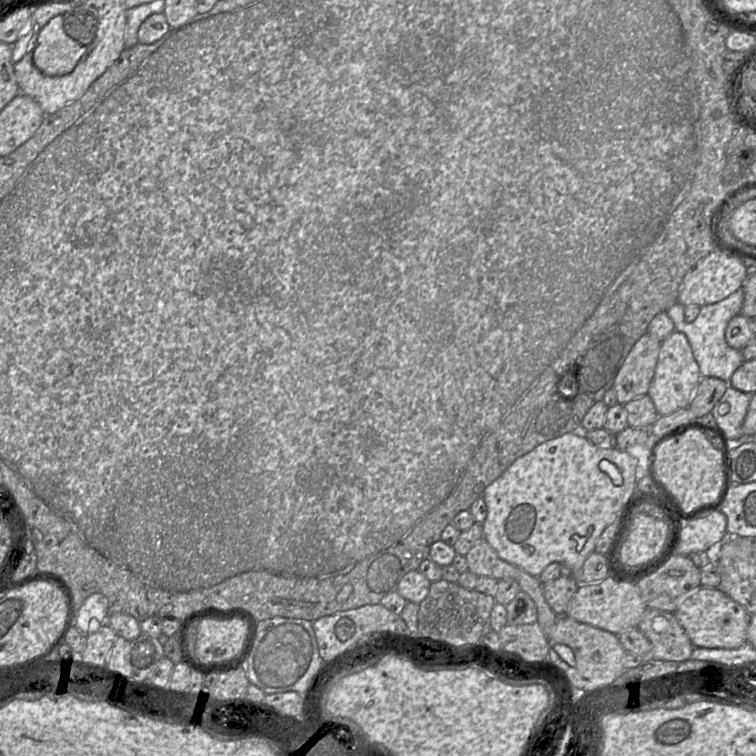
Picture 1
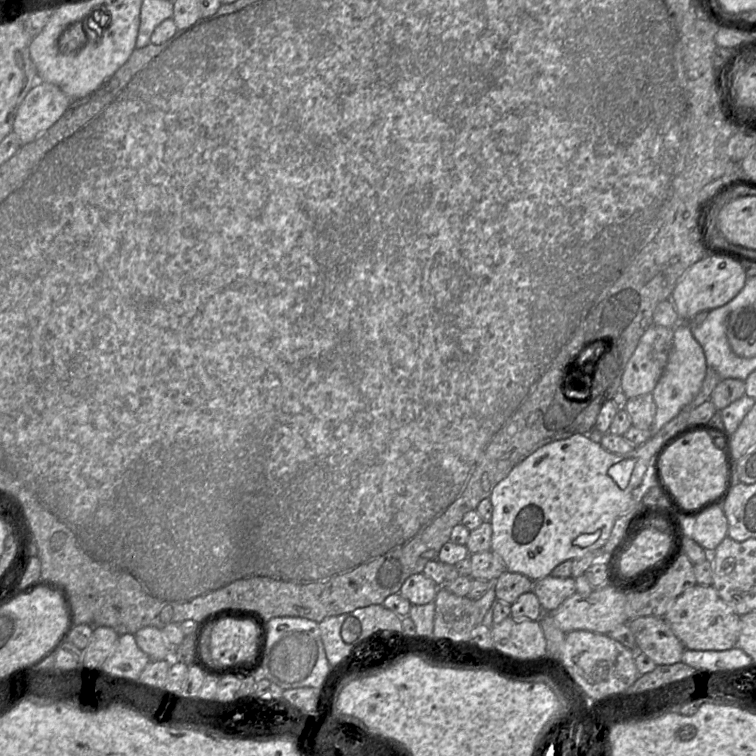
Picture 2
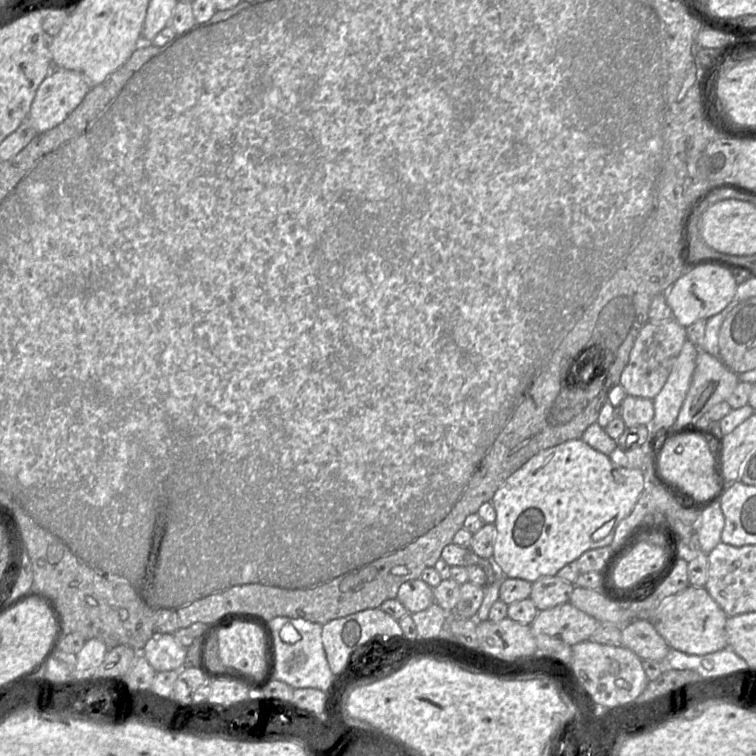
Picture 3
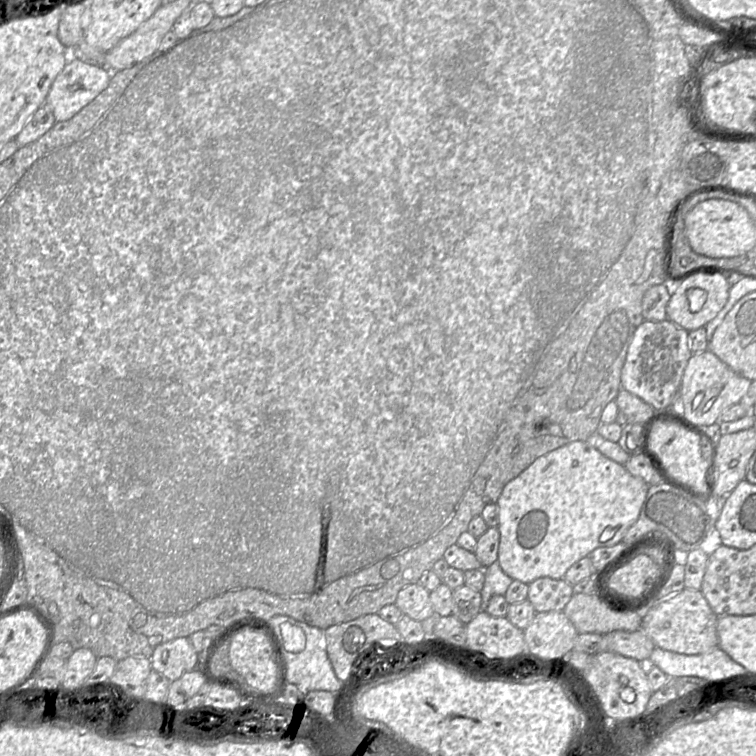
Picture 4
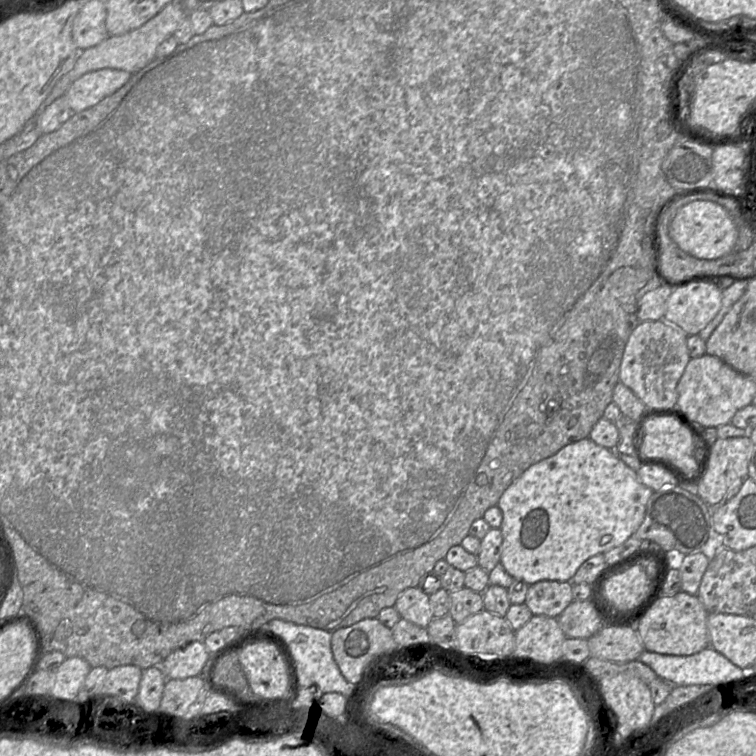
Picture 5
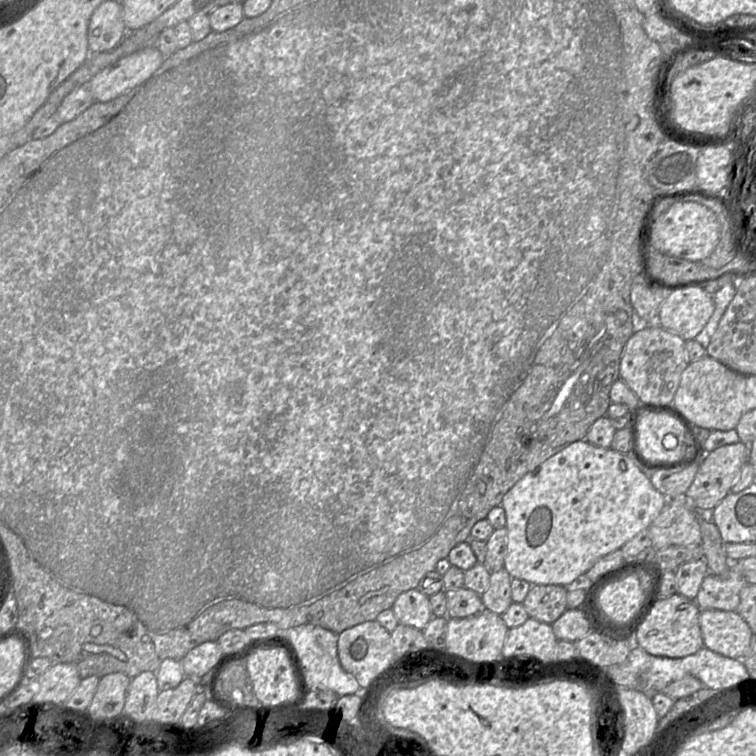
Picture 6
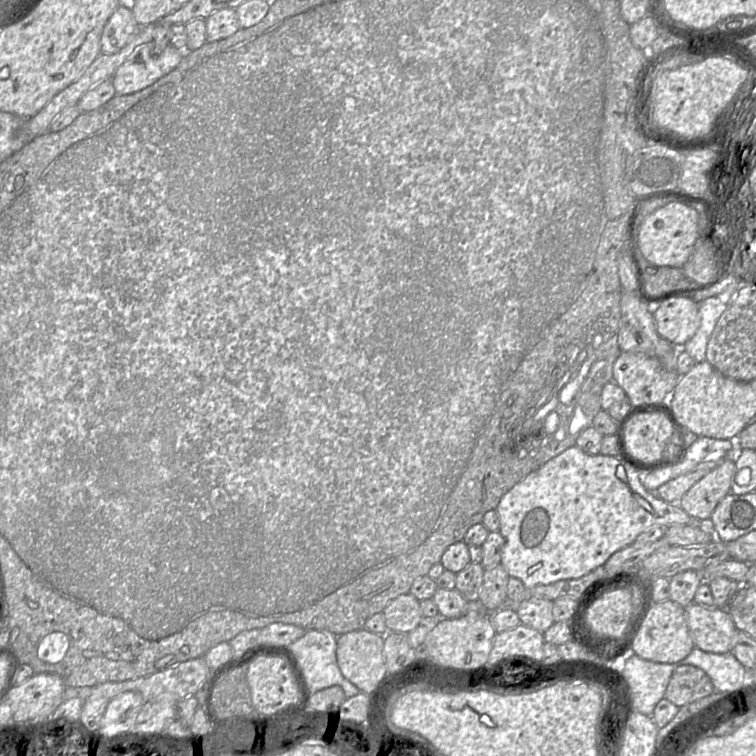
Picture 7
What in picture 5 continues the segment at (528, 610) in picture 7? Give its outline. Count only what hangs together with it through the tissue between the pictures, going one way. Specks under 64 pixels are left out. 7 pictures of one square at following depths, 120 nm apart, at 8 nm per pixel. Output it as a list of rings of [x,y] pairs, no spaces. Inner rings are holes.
[[[540,581],[530,585],[525,604],[535,616],[558,618],[573,601],[570,581]]]

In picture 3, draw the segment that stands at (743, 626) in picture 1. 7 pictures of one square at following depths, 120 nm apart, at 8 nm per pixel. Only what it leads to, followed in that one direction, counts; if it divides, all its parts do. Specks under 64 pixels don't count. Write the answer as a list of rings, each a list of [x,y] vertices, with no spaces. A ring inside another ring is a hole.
[[[688,586],[685,590],[678,593],[677,595],[668,599],[661,607],[659,607],[655,612],[654,615],[650,619],[640,619],[640,620],[649,620],[651,624],[654,626],[656,631],[661,635],[661,637],[666,641],[670,649],[675,649],[685,654],[690,655],[706,655],[710,653],[714,653],[717,651],[721,651],[728,647],[728,639],[727,639],[727,632],[726,632],[726,621],[728,616],[722,610],[722,608],[717,604],[717,602],[709,595],[707,590],[704,587],[695,587],[695,586]]]

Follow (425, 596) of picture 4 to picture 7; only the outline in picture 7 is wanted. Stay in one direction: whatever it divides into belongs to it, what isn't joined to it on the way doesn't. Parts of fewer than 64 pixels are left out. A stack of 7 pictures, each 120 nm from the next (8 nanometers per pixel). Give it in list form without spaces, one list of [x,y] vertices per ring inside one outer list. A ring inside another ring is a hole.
[[[410,593],[390,601],[383,614],[389,632],[409,634],[424,621],[420,601]]]

